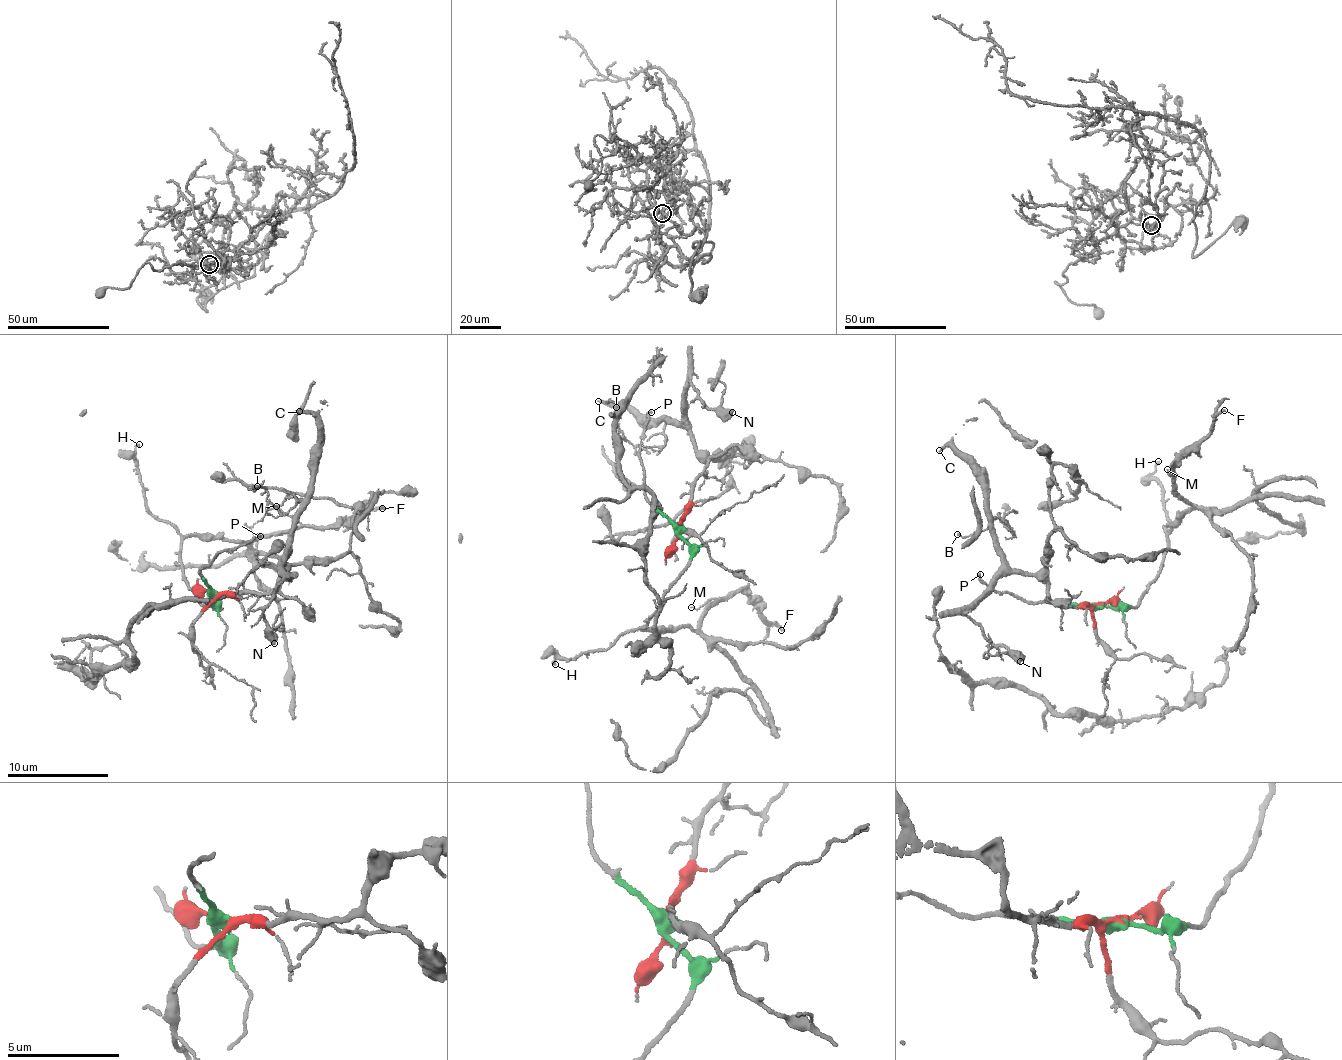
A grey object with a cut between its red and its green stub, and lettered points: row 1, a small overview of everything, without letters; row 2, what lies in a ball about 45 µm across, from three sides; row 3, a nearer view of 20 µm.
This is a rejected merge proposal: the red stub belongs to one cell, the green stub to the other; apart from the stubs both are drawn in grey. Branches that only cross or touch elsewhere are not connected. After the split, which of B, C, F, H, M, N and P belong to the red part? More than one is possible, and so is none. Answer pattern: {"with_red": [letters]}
{"with_red": ["B", "C", "N"]}

